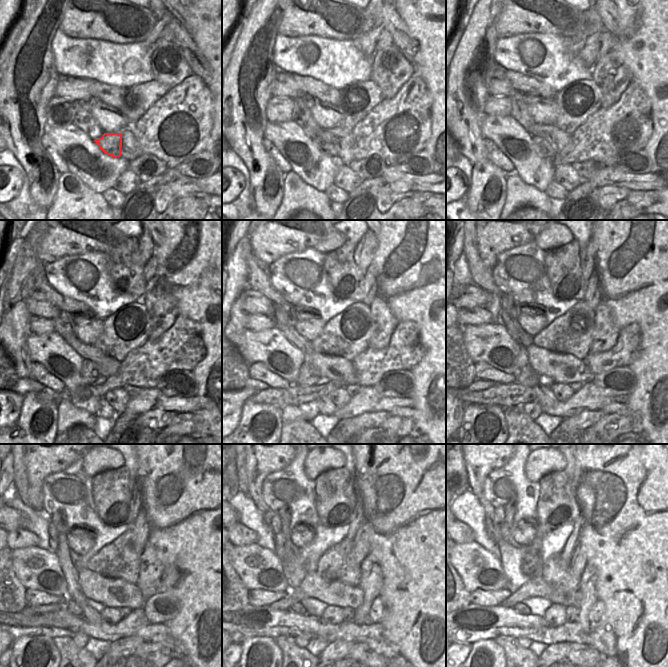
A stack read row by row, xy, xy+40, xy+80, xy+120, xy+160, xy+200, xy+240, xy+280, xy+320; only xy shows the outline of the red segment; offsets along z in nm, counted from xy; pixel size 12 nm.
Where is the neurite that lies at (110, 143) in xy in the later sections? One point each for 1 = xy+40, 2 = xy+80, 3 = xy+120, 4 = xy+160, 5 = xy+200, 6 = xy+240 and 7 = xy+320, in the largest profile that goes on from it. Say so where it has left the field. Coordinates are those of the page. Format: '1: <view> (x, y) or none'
1: xy+40 (327, 142)
2: xy+80 (546, 148)
3: xy+120 (90, 373)
4: xy+160 (309, 375)
5: xy+200 (528, 377)
6: xy+240 (73, 607)
7: xy+320 (521, 608)

